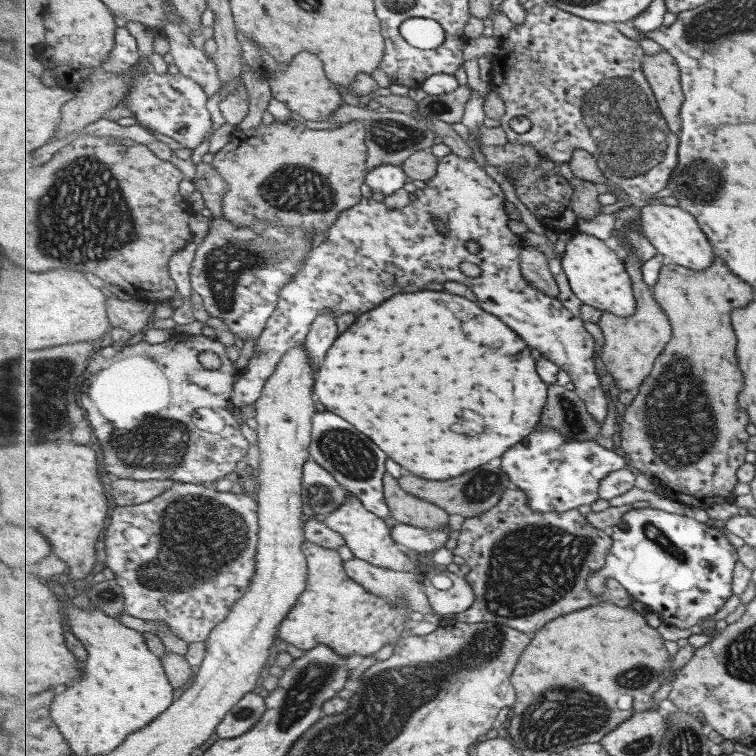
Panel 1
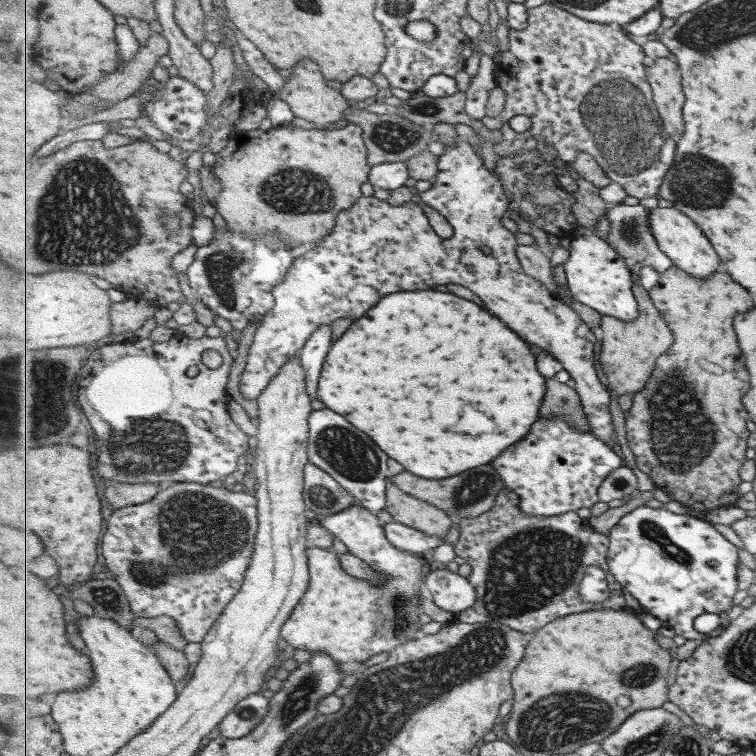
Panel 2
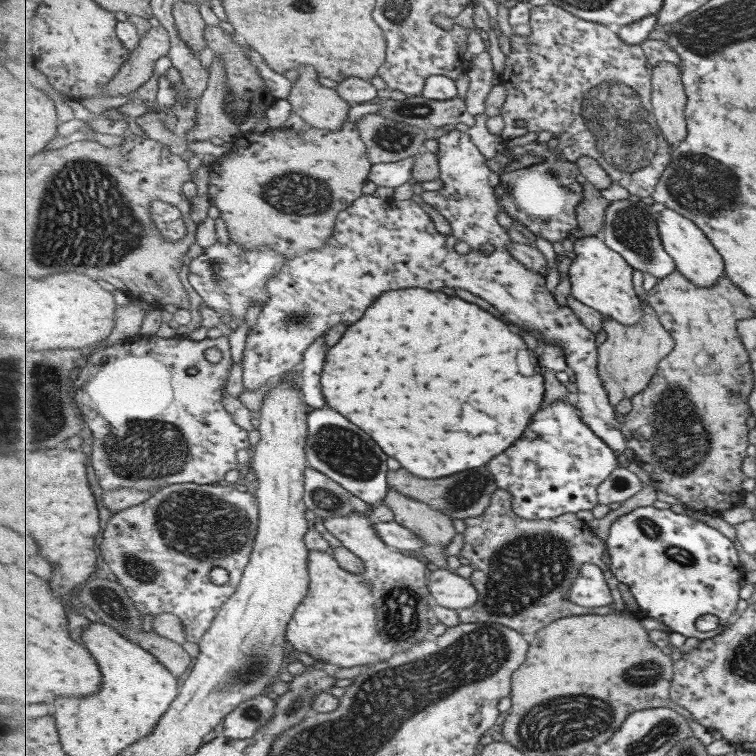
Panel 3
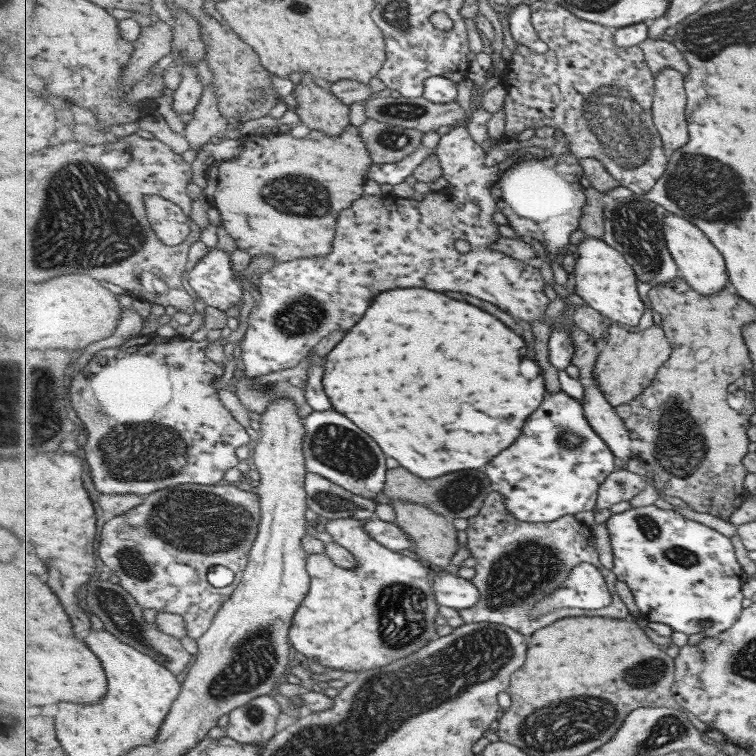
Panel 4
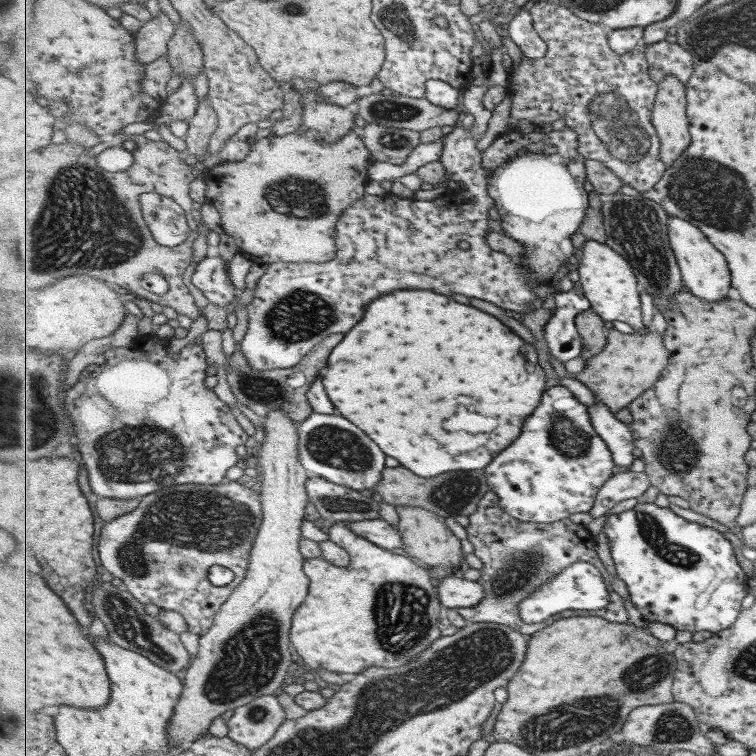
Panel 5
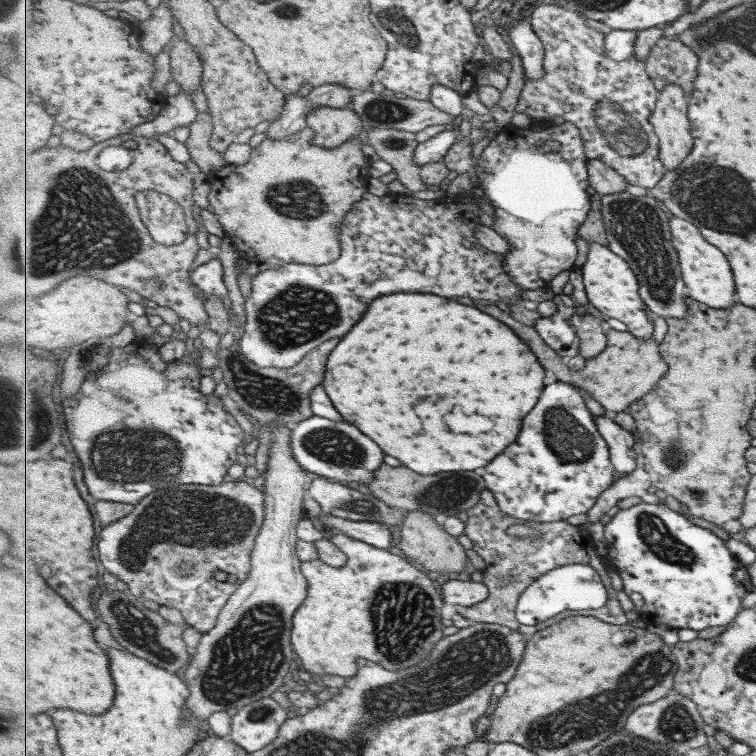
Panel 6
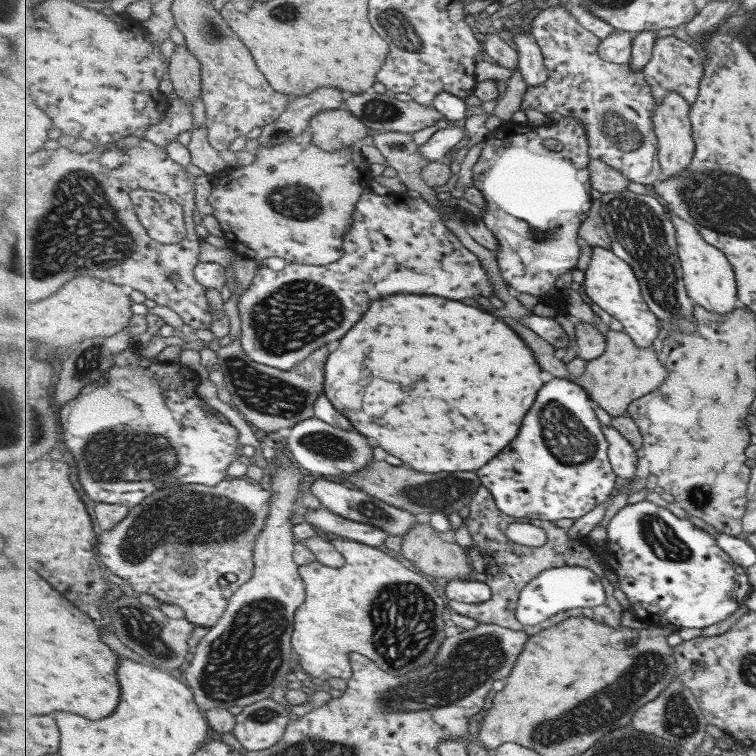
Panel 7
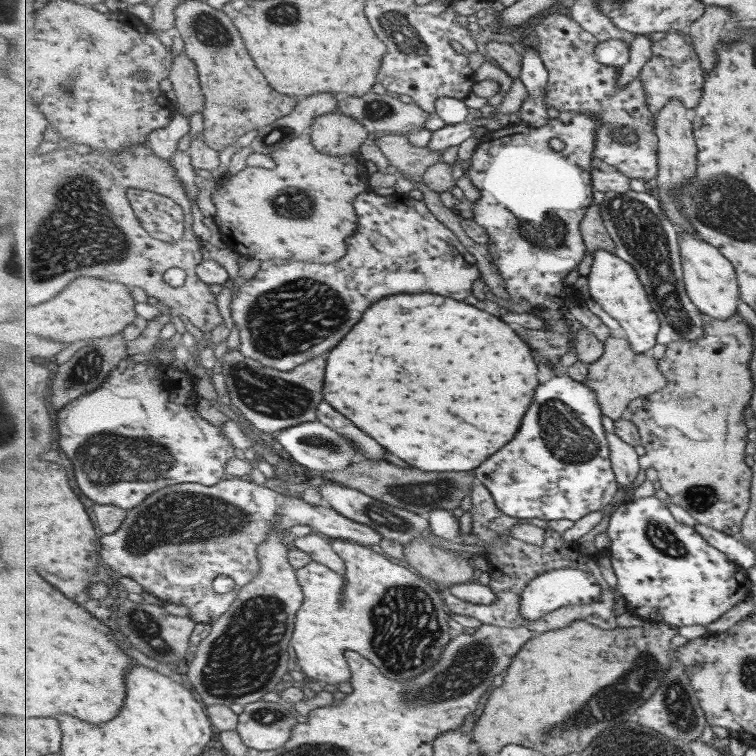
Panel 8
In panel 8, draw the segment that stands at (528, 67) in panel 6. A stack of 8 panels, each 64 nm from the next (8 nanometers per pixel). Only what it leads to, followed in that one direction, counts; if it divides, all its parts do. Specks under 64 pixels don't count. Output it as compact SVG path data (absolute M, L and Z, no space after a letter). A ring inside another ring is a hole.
M525 46L520 78L528 90L527 100L518 112L520 118L531 126L545 126L551 120L549 105L545 101L545 86L549 82L550 72L539 50Z

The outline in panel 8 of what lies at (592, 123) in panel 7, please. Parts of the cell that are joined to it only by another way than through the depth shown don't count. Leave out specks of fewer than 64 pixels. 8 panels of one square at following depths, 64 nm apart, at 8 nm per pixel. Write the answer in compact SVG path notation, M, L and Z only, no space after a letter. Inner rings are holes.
M555 11L539 19L535 25L535 34L538 37L541 58L550 72L550 78L545 86L545 101L547 105L559 111L577 111L579 113L595 113L601 119L601 128L597 130L597 146L593 156L603 159L607 164L623 171L631 178L641 178L654 183L659 174L658 162L658 133L655 128L656 119L653 112L647 108L647 94L643 90L641 78L635 78L625 88L619 86L619 77L622 76L621 68L605 66L599 62L595 49L599 40L591 31L585 30L569 13Z

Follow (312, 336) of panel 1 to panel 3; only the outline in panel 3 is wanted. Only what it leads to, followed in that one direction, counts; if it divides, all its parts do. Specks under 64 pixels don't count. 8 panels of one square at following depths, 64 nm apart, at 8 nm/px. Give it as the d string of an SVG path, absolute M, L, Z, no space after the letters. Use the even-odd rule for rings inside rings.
M319 338L311 350L307 349L303 354L303 362L300 366L302 371L302 392L307 404L314 409L327 408L325 394L321 390L321 372L325 366L325 338Z

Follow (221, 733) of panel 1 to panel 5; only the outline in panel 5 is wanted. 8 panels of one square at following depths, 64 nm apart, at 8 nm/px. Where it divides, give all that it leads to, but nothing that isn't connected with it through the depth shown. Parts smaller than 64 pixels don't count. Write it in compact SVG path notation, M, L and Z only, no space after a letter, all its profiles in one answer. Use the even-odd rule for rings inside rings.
M275 695L262 696L233 711L228 737L255 752L276 736L285 718L287 712Z

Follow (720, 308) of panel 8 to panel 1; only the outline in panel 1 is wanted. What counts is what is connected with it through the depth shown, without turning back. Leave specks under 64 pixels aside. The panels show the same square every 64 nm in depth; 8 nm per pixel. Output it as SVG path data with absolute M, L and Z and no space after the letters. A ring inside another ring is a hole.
M655 199L650 205L642 208L641 226L646 238L666 261L695 272L705 272L715 265L718 256L714 246L695 216L682 207L665 206L661 200Z

